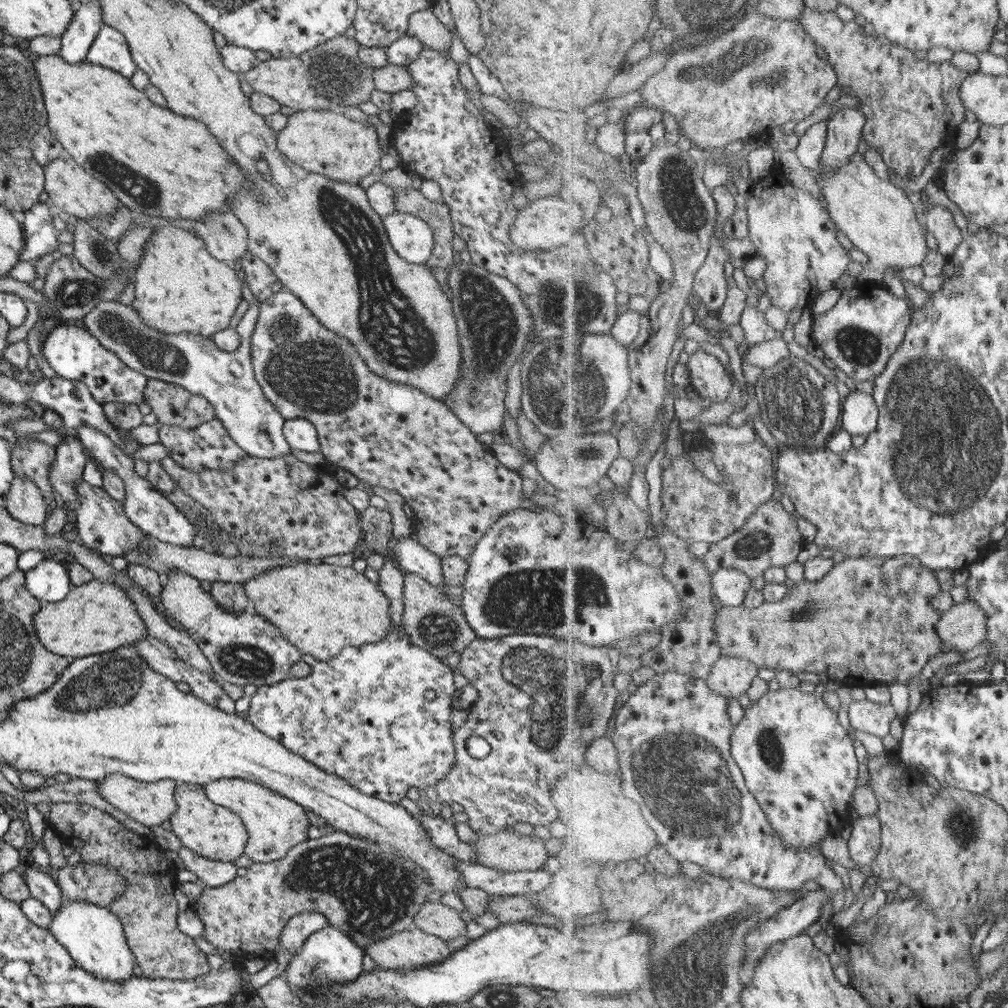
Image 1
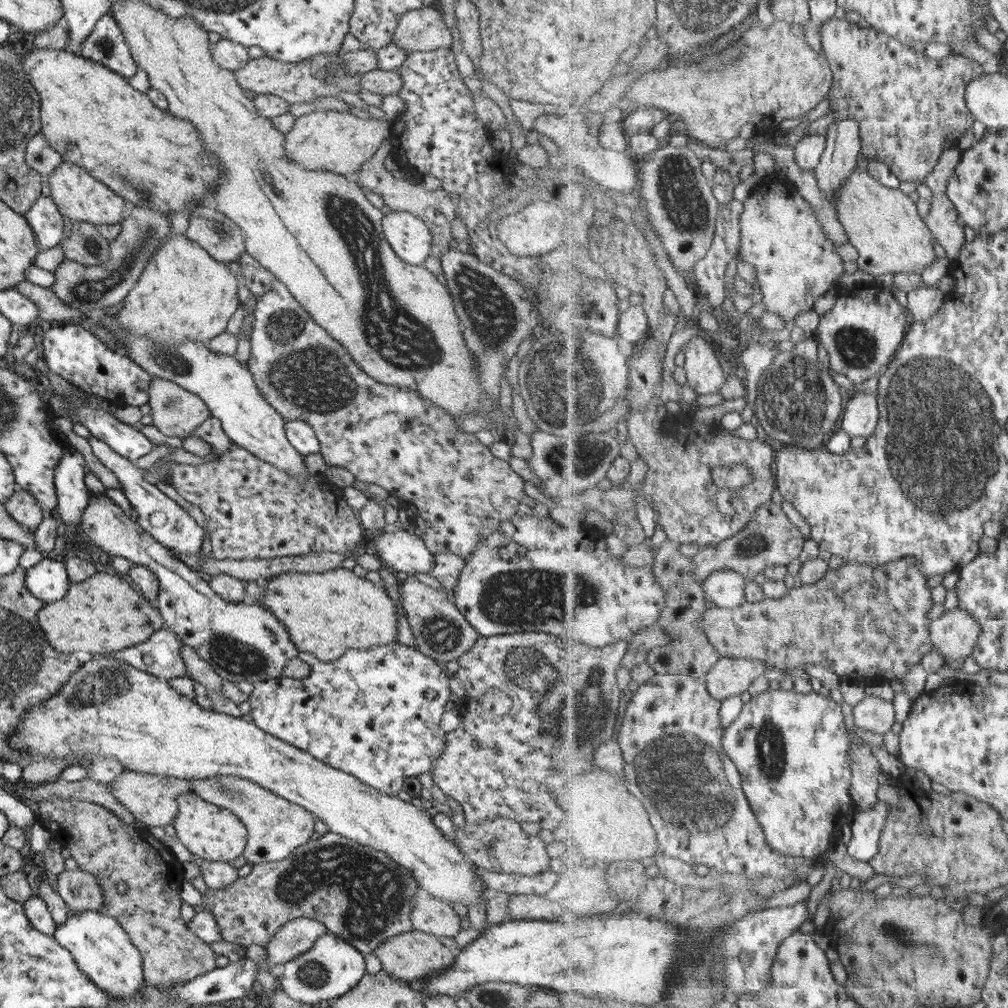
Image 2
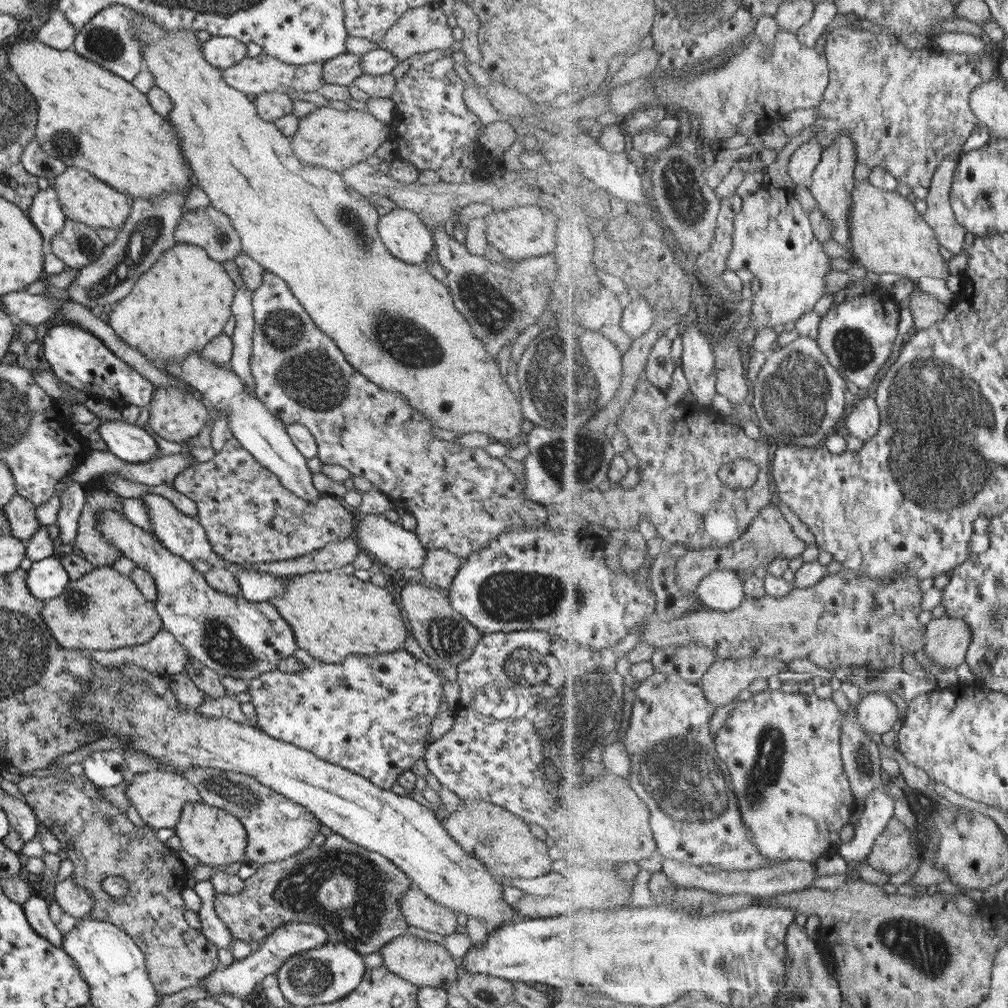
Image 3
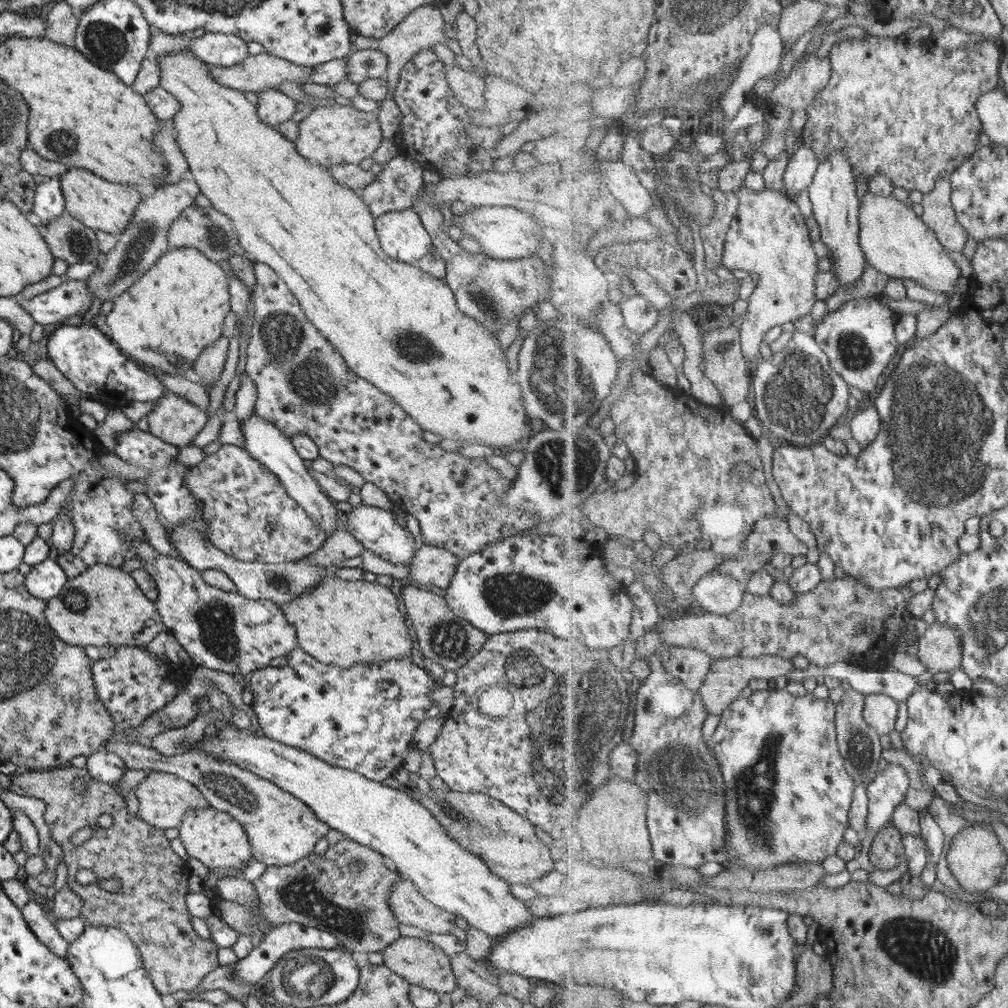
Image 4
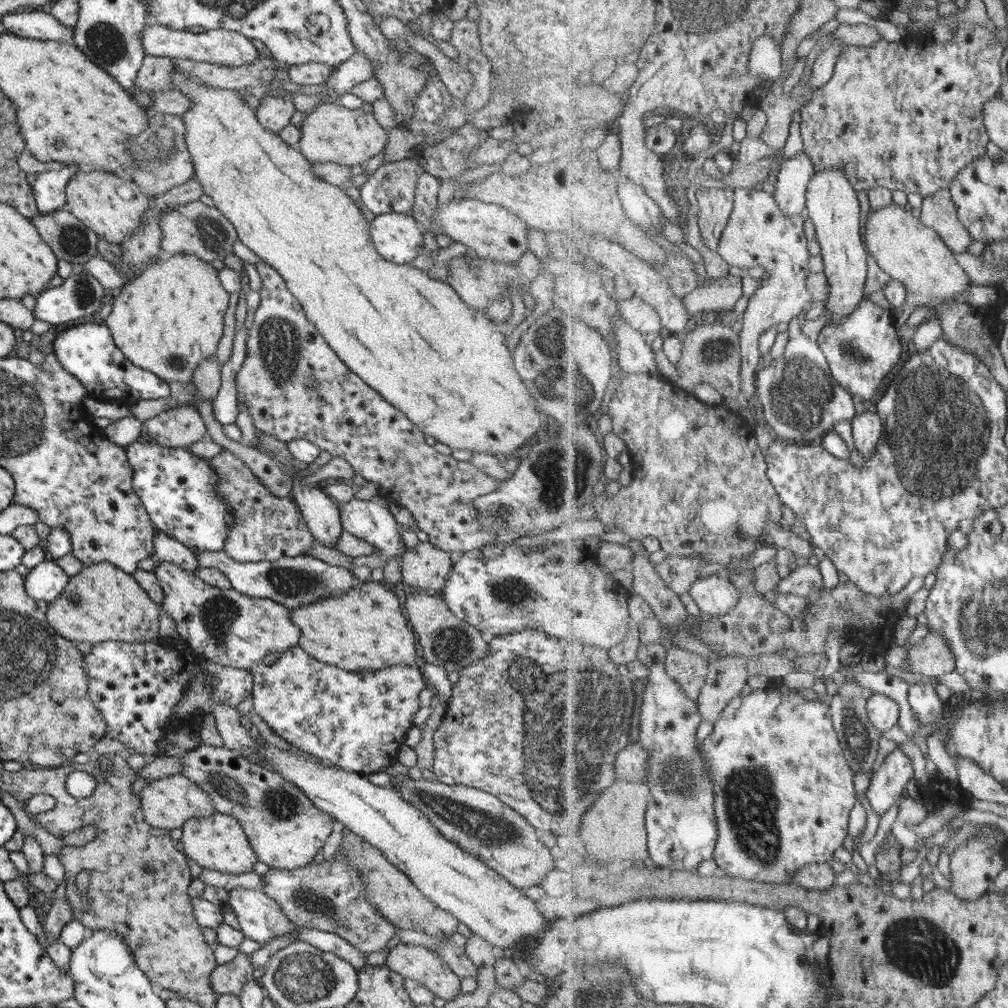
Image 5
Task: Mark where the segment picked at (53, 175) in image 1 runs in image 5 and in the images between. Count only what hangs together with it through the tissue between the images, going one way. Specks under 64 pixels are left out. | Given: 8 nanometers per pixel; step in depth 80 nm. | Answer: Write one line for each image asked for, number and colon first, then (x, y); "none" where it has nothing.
2: (77, 195)
3: (82, 198)
4: (98, 204)
5: (111, 206)

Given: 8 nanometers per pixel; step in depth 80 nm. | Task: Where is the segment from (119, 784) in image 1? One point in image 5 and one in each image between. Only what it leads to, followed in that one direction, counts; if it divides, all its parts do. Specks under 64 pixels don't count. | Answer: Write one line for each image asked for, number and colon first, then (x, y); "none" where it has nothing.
2: (150, 799)
3: (157, 795)
4: (162, 798)
5: (165, 803)

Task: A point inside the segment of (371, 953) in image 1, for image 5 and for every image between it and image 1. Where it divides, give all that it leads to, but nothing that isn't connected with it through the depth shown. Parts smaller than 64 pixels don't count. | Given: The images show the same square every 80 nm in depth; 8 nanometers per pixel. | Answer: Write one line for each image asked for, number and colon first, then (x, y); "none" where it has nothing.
2: (412, 956)
3: (425, 964)
4: (420, 963)
5: (422, 965)

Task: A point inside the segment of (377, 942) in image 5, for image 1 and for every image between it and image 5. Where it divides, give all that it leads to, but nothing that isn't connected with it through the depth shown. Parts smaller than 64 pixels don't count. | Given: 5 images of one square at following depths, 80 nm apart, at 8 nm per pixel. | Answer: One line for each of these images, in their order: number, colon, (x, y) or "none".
1: (366, 890)
2: (358, 894)
3: (352, 894)
4: (343, 891)

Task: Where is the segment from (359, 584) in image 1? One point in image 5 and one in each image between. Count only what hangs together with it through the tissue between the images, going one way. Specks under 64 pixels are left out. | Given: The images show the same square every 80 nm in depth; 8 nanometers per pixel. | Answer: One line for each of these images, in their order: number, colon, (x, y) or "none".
2: (324, 613)
3: (331, 615)
4: (338, 622)
5: (361, 629)

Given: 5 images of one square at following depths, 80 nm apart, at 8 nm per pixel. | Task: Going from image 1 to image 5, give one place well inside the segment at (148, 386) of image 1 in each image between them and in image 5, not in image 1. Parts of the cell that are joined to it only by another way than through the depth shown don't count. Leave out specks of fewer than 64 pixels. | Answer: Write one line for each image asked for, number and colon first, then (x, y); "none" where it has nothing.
2: (175, 412)
3: (174, 415)
4: (173, 420)
5: (181, 426)

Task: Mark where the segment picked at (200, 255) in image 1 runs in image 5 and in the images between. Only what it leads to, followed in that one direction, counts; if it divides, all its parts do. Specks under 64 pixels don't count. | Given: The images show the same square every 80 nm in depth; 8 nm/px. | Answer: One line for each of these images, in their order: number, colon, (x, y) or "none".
2: (182, 294)
3: (180, 303)
4: (176, 308)
5: (169, 318)

